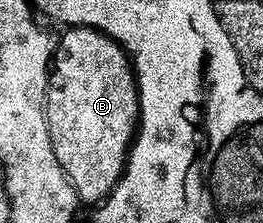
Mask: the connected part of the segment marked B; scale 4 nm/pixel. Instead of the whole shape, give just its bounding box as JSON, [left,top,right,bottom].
[46,26,138,205]

